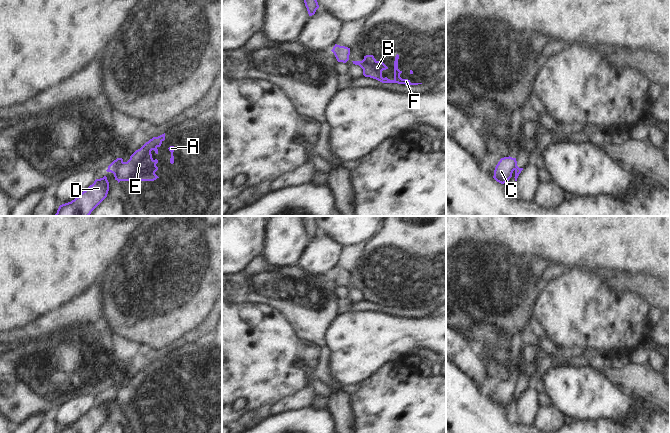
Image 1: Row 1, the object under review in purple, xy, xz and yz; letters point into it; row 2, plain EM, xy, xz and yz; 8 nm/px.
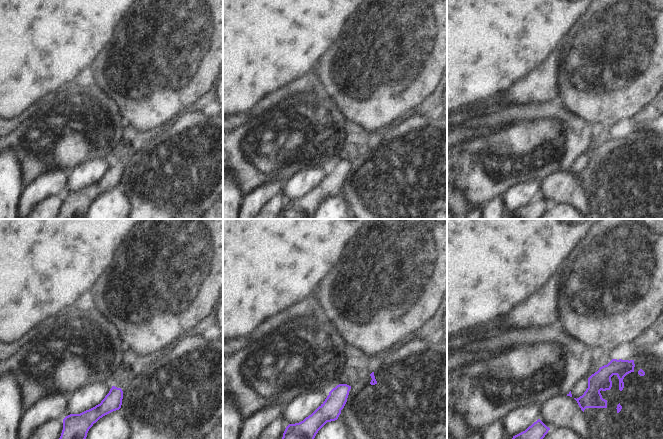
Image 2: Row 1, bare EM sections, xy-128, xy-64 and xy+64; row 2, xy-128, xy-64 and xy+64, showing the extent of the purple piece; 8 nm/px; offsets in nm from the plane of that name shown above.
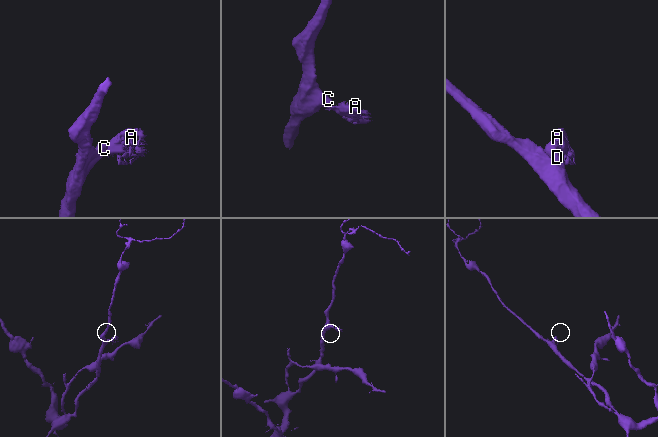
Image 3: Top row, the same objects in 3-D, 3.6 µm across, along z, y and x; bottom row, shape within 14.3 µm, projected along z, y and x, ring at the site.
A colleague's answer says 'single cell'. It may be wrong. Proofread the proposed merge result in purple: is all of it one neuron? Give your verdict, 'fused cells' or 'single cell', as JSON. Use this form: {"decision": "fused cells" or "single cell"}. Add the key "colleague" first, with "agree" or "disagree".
{"colleague": "disagree", "decision": "fused cells"}

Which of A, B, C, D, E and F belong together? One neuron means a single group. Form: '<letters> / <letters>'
A B E F / C D

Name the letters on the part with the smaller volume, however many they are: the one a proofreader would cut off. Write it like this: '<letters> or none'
A, B, E, F

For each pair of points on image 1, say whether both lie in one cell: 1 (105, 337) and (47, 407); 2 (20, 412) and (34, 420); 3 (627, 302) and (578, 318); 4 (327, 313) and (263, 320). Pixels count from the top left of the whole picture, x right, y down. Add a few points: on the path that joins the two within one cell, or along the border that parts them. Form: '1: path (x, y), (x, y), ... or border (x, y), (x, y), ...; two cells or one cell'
1: path (89, 355), (89, 365), (64, 389); one cell
2: border (45, 413), (33, 413), (22, 422); two cells
3: path (615, 314), (611, 318), (590, 318); one cell
4: border (285, 317), (299, 337); two cells

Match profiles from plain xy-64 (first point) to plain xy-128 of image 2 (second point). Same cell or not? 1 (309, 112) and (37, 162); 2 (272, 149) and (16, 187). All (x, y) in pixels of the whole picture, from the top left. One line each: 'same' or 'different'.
1: same
2: different

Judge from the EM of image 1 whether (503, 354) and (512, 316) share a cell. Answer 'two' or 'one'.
two

